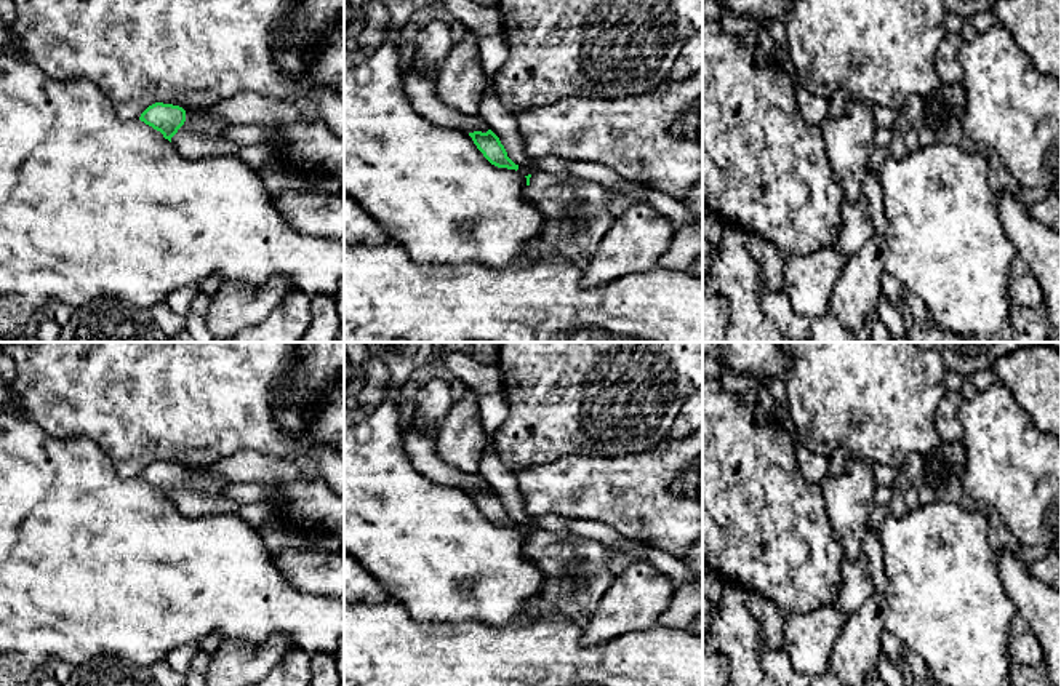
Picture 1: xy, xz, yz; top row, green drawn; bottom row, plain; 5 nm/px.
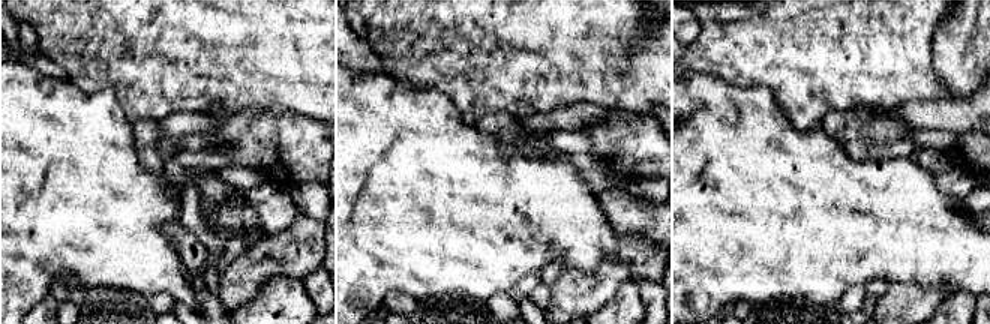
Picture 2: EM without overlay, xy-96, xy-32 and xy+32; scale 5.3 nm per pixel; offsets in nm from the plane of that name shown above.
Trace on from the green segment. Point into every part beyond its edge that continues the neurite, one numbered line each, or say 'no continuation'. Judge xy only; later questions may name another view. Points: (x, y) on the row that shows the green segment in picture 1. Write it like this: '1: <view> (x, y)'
1: xy (200, 135)

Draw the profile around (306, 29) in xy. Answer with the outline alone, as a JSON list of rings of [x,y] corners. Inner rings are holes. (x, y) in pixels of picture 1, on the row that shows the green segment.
[[[298,0],[283,24],[270,30],[270,50],[278,67],[299,78],[342,16],[344,0]]]

